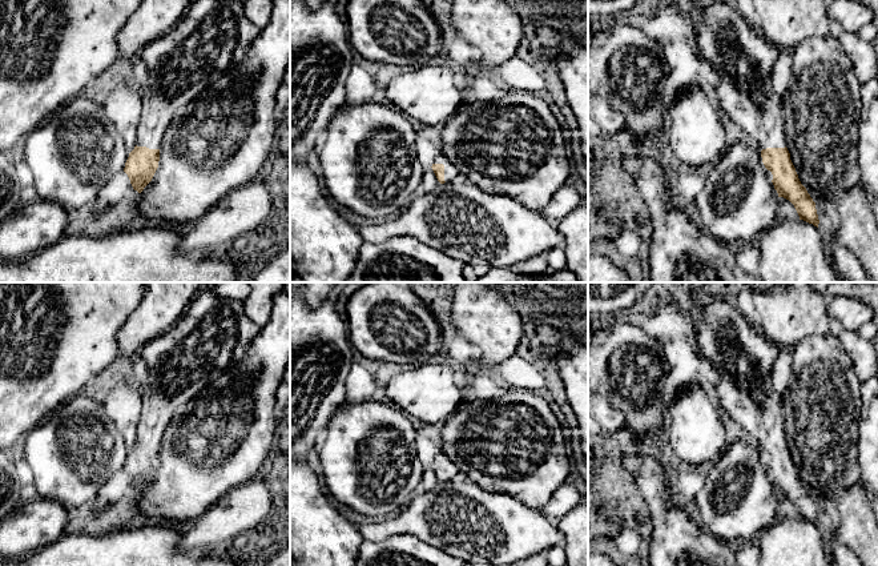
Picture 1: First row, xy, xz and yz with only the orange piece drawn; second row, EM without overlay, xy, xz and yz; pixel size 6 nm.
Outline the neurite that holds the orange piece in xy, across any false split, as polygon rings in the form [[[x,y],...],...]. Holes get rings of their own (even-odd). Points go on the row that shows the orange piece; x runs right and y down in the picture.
[[[194,0],[165,35],[141,49],[138,59],[148,65],[150,85],[141,99],[142,111],[136,146],[124,168],[134,190],[141,193],[152,181],[158,168],[162,136],[173,117],[220,80],[226,71],[239,64],[259,33],[261,29],[246,17],[243,3]]]

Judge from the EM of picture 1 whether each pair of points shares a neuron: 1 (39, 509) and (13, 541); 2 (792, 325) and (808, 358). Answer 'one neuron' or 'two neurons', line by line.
1: one neuron
2: two neurons

